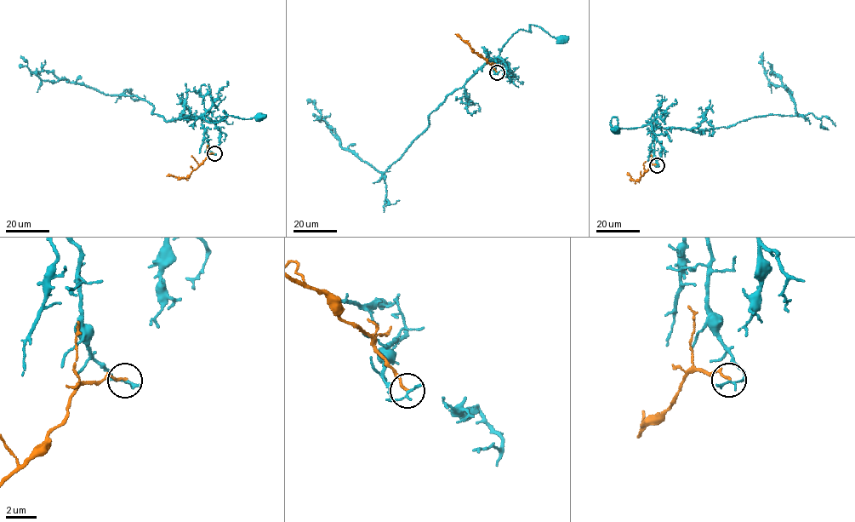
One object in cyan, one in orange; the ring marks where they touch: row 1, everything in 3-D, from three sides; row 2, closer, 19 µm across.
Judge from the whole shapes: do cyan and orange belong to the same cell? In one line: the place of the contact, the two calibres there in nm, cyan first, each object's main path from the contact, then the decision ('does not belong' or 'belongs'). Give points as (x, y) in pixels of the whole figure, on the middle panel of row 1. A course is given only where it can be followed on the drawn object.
(497, 72) | 190/160 nm | cyan via (497, 72), (493, 71), (497, 65), (493, 60), (520, 29), (530, 31), (531, 25), (538, 25), (560, 40) | orange via (497, 72), (487, 60), (455, 34) | does not belong

